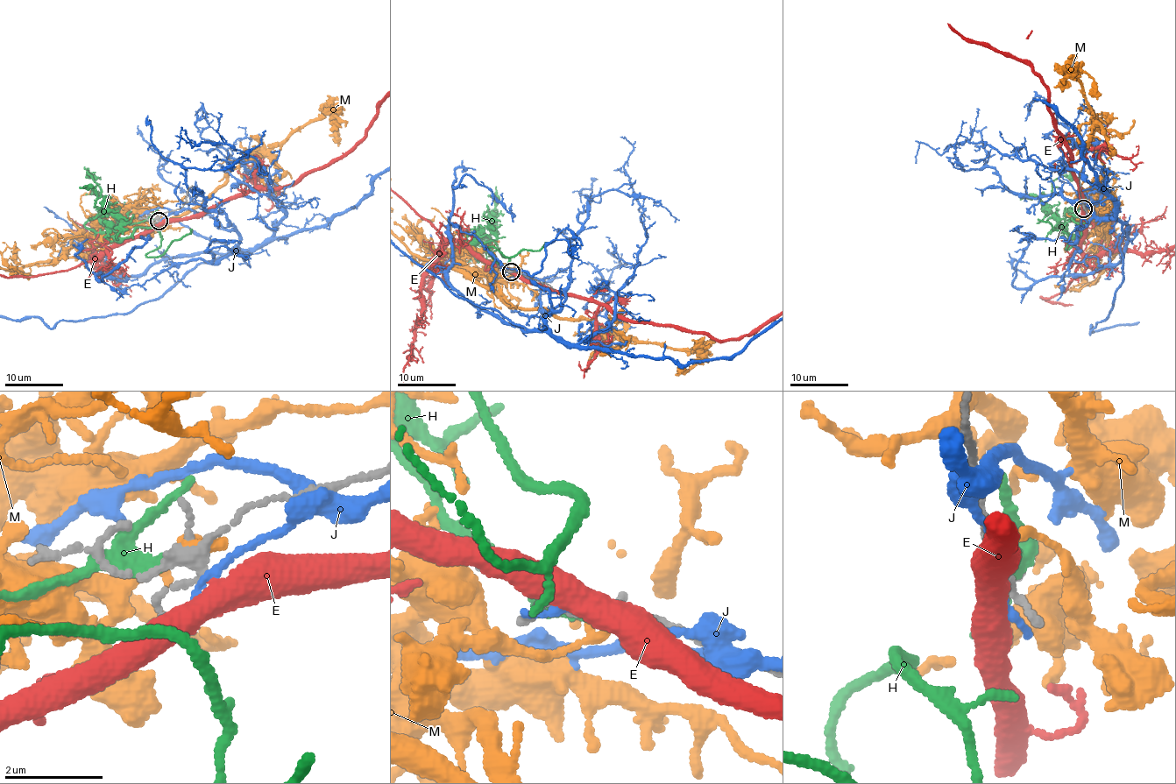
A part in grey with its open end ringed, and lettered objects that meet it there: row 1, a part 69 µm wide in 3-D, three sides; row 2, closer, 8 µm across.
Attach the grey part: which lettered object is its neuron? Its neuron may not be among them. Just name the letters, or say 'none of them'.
E

